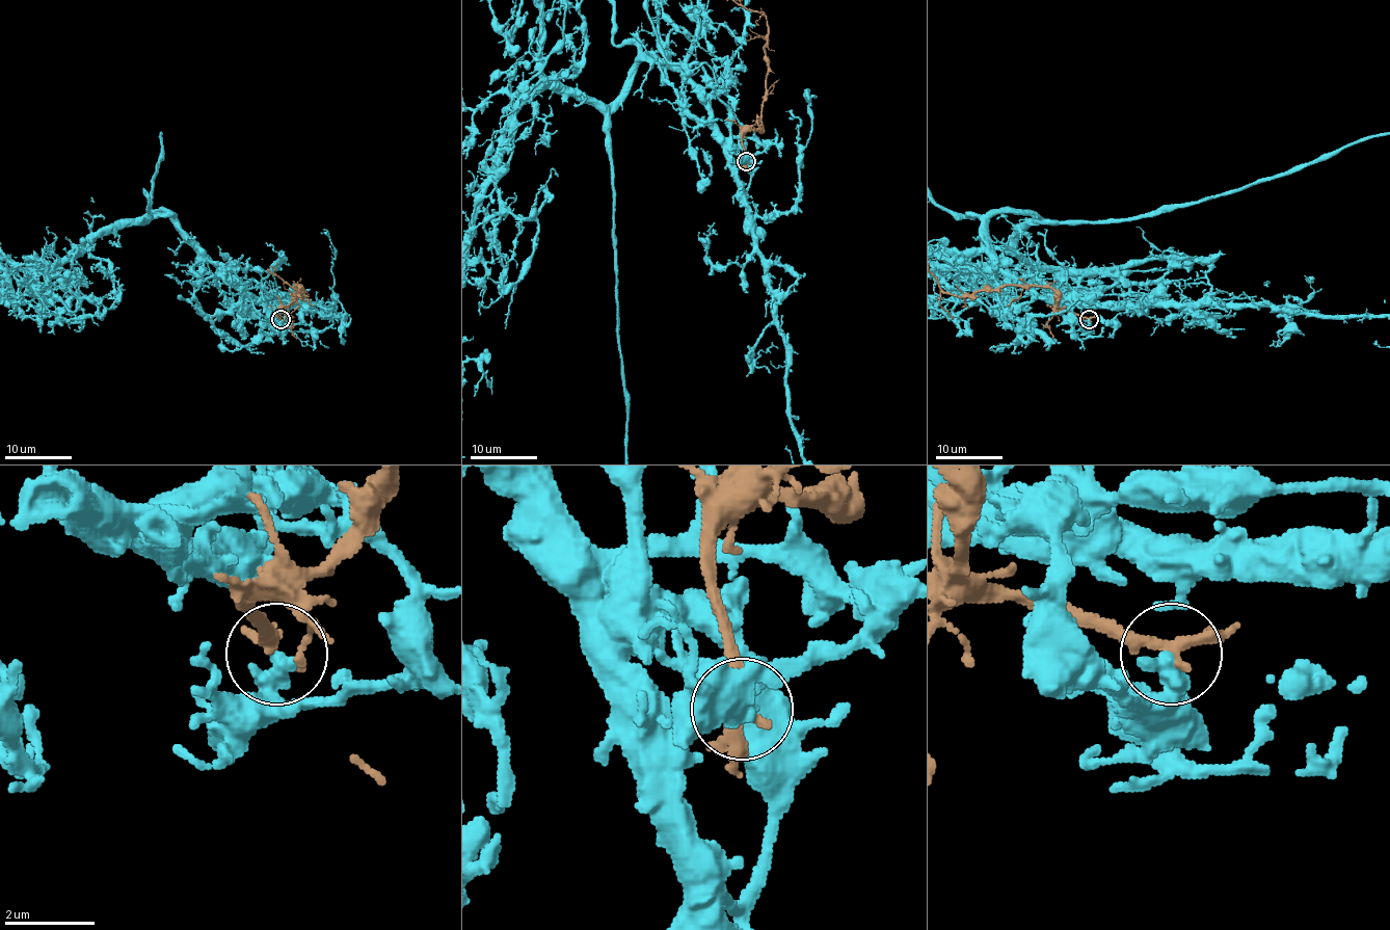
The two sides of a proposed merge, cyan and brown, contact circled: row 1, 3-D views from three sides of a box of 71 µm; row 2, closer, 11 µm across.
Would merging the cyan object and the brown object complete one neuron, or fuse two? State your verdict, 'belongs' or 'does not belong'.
does not belong

